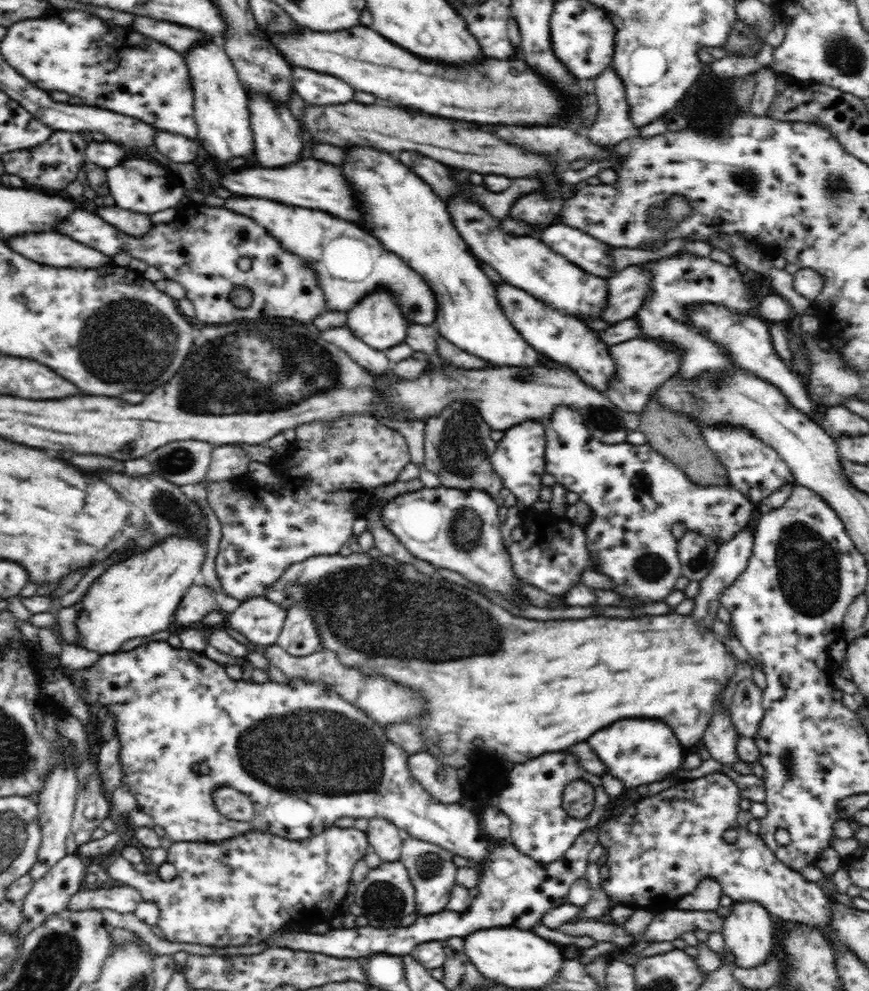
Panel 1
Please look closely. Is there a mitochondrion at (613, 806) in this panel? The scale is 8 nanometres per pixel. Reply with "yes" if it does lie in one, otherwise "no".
no

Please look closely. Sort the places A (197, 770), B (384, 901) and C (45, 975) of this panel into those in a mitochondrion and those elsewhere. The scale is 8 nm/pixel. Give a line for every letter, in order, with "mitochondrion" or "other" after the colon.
A: other
B: mitochondrion
C: mitochondrion

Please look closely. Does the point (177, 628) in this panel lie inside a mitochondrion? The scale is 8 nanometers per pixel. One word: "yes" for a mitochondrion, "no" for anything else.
no

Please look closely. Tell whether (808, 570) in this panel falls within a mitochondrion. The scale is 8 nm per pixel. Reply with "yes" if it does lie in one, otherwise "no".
yes

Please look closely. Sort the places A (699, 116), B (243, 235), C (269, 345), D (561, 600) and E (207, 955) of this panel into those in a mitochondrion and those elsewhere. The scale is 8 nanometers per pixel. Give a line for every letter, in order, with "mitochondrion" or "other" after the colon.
A: other
B: other
C: other
D: other
E: other

